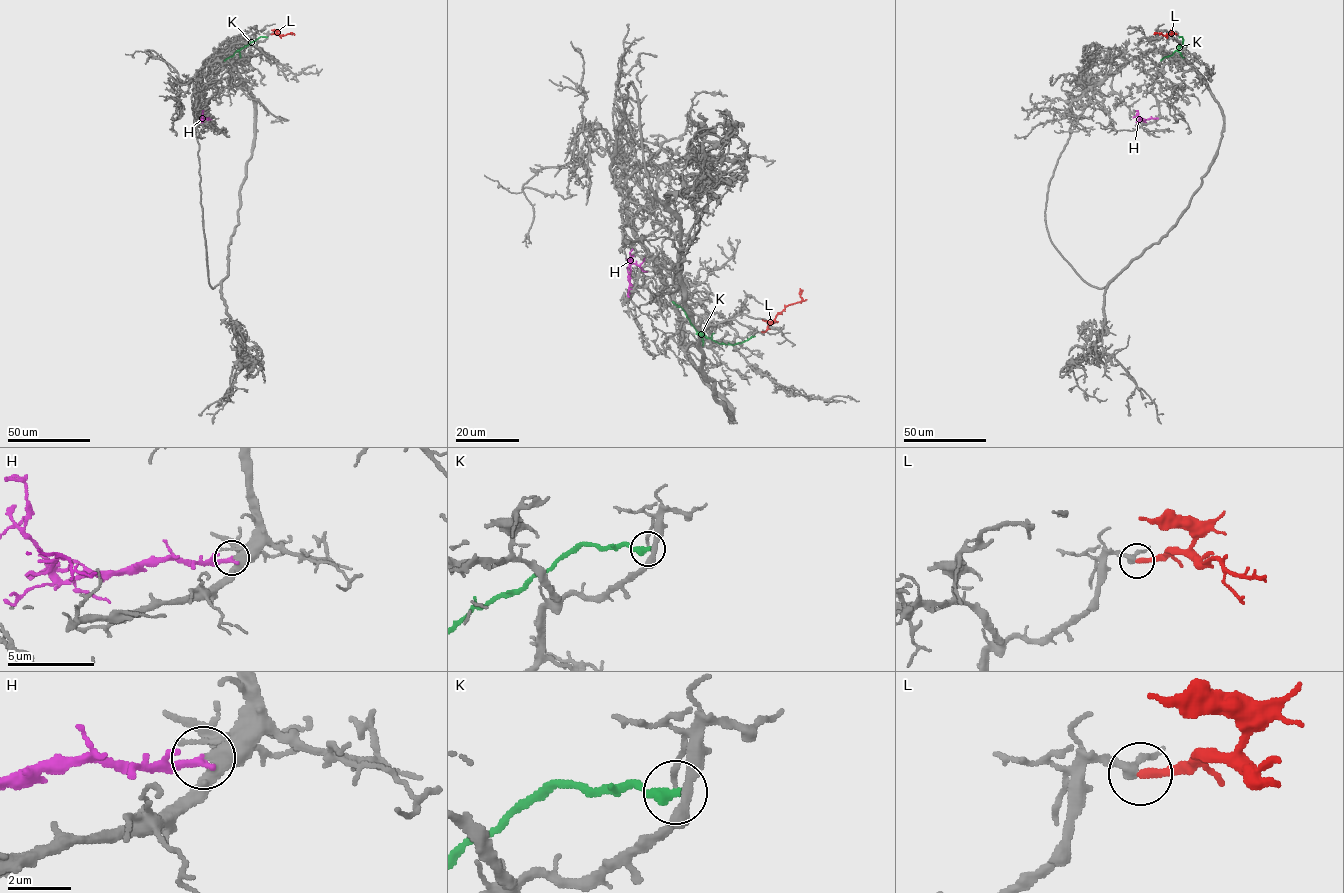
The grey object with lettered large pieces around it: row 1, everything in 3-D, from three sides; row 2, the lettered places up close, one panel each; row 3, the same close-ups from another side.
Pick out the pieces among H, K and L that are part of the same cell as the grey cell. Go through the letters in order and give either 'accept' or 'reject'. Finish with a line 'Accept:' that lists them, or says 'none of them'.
H: accept
K: reject
L: accept
Accept: H, L

